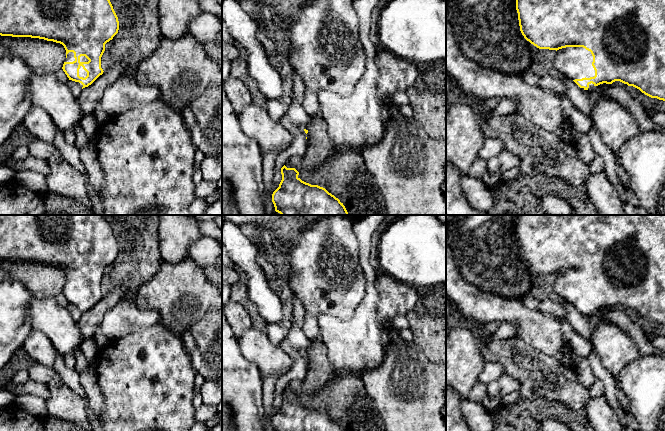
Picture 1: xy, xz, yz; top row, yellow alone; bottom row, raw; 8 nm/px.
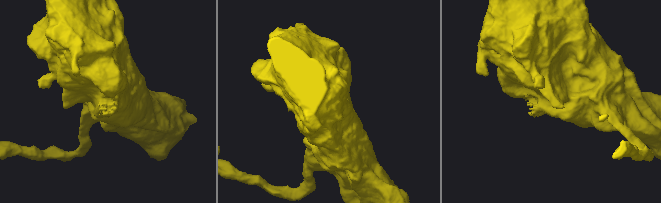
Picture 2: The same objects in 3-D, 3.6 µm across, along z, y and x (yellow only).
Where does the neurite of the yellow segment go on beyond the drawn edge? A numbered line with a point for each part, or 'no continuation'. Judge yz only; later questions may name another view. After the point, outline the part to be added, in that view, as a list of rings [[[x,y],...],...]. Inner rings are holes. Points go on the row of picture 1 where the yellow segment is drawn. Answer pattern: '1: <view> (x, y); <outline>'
1: yz (572, 63); [[[566,47],[557,50],[553,67],[563,78],[570,80],[595,76],[593,56],[583,47]]]

